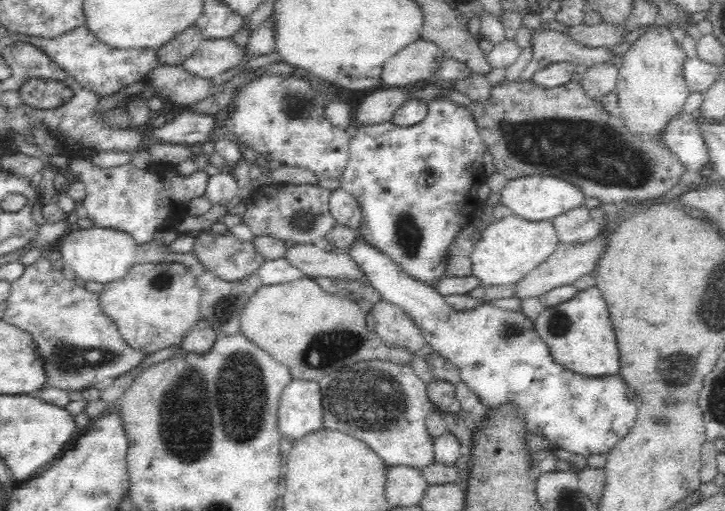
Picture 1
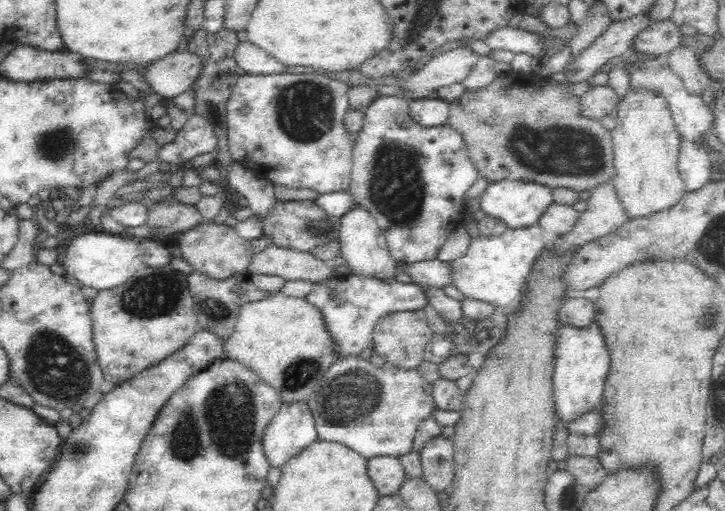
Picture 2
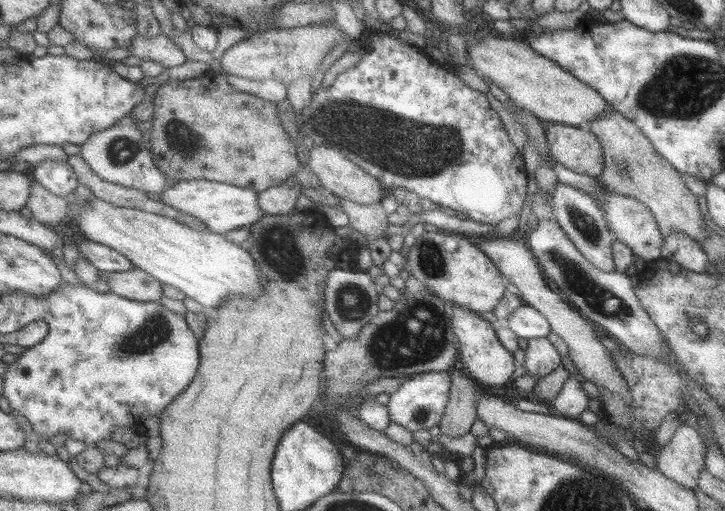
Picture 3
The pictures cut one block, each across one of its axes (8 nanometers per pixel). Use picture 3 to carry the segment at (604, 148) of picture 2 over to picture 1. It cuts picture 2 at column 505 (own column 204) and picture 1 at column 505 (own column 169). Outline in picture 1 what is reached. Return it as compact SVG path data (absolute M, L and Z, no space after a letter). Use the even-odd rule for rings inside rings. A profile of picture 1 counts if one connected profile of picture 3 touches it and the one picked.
M575 77L554 88L536 87L530 80L505 80L492 87L487 101L474 101L468 107L478 122L478 132L493 157L495 170L507 180L539 173L557 176L580 187L586 197L618 205L623 200L646 202L669 195L675 192L680 176L690 172L669 149L662 135L643 136L633 132L619 113L610 113L599 101L588 96Z

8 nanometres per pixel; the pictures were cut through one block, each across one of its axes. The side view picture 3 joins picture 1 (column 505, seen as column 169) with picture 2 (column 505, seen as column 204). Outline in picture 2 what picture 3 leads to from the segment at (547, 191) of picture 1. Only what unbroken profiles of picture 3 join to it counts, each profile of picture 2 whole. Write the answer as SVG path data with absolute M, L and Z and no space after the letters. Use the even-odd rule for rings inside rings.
M504 179L498 182L490 181L490 184L480 196L477 208L483 210L486 215L504 220L510 228L520 228L538 223L538 218L554 202L553 188L548 185Z

